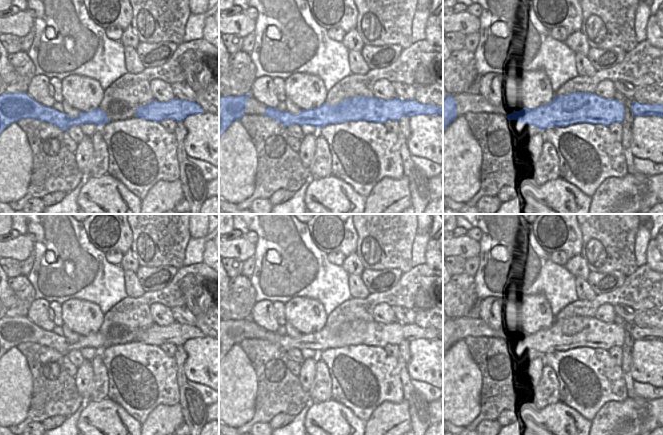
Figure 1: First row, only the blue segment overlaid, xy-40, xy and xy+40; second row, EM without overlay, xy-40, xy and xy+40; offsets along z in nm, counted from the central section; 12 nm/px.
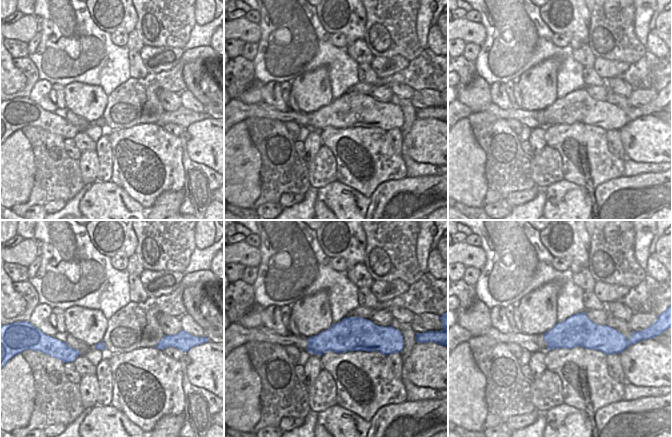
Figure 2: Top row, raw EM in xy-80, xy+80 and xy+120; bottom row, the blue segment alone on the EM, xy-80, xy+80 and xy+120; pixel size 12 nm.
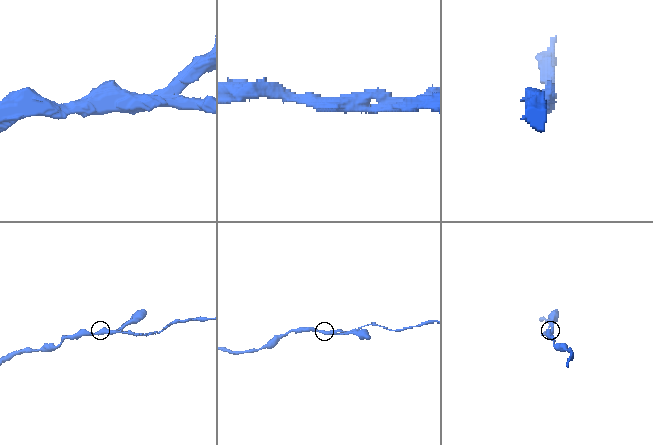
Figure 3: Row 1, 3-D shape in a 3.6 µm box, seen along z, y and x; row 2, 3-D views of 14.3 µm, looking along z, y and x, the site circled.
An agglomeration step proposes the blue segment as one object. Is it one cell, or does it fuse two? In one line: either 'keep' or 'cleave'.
keep

